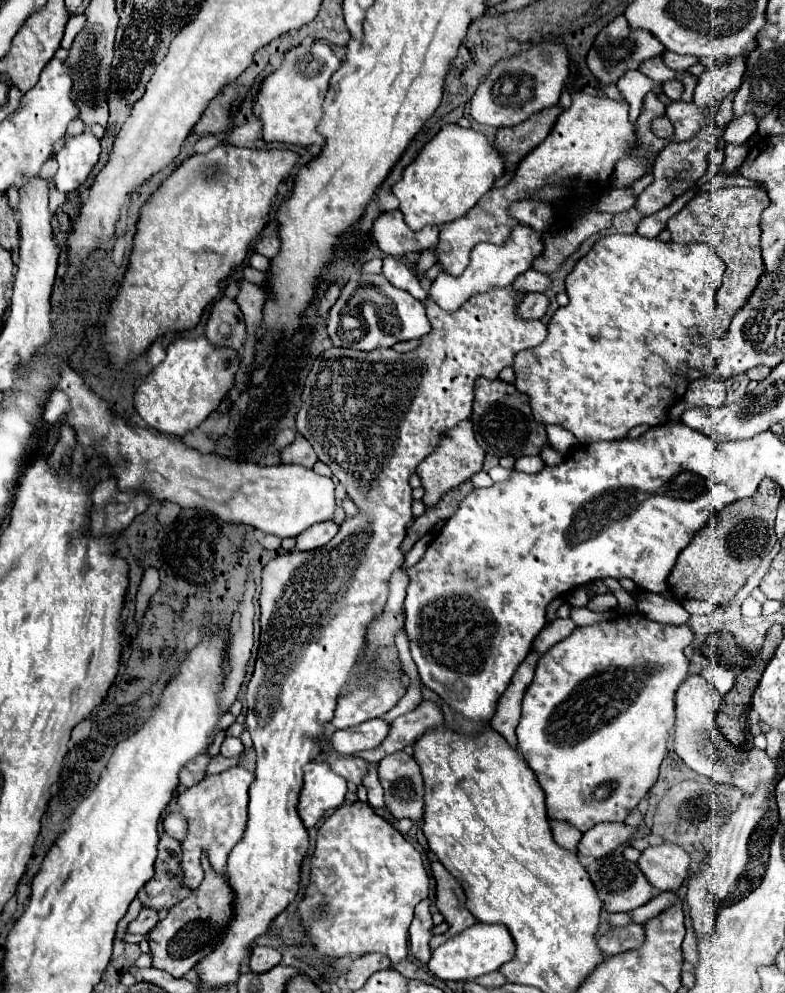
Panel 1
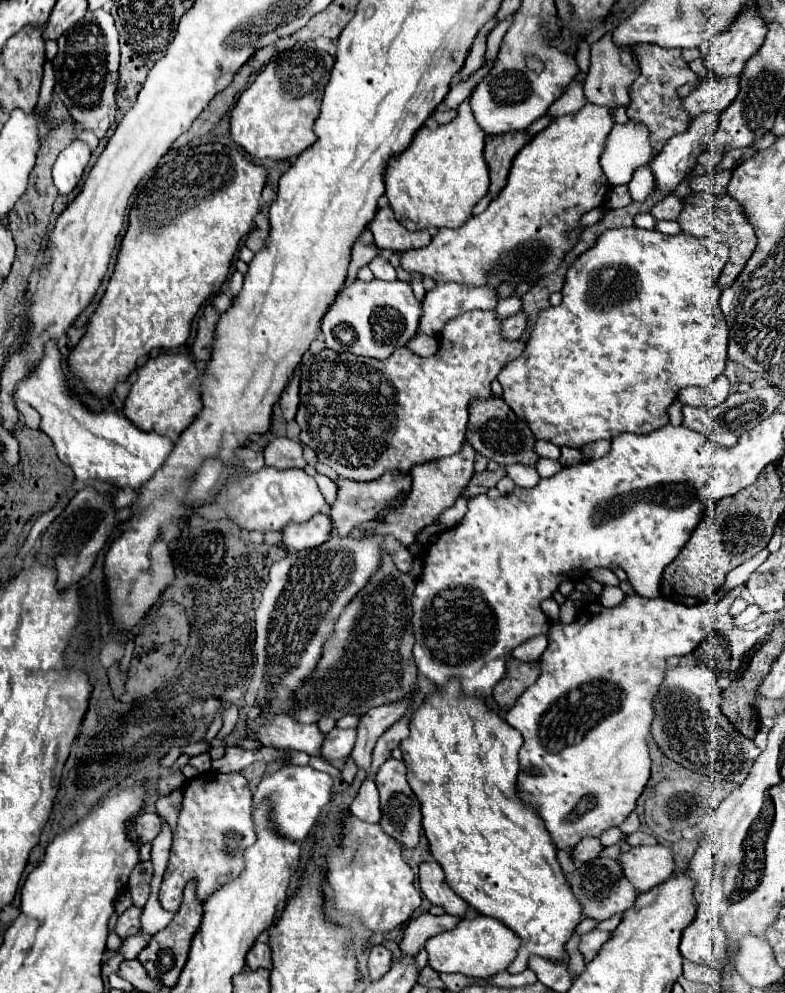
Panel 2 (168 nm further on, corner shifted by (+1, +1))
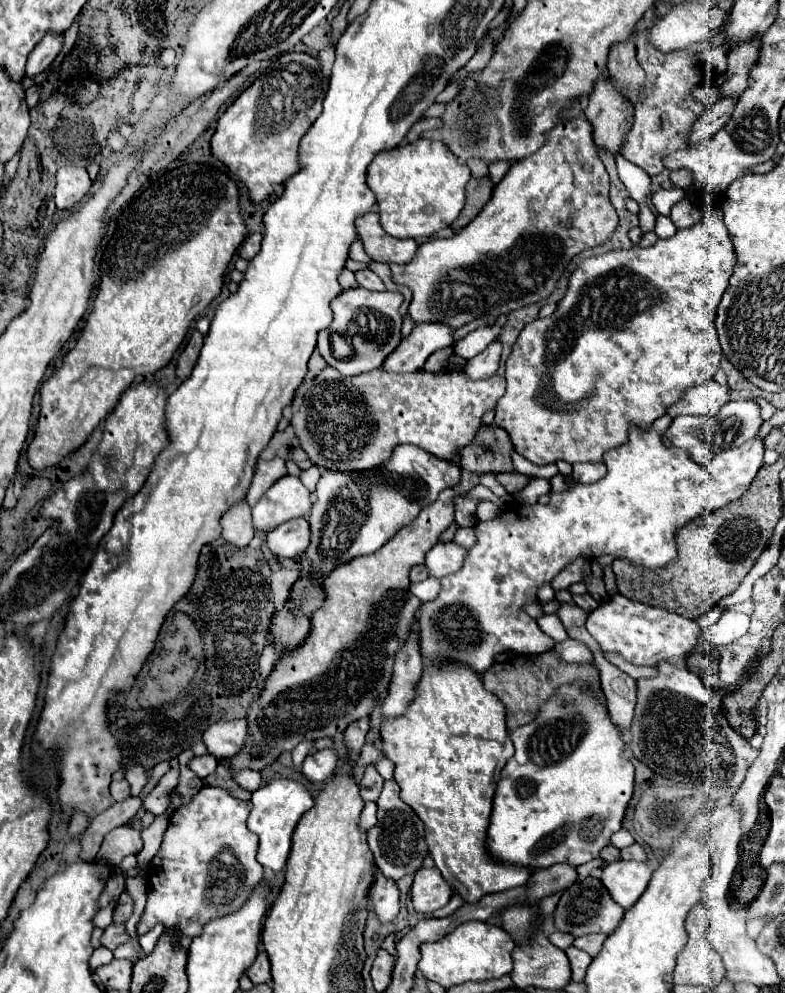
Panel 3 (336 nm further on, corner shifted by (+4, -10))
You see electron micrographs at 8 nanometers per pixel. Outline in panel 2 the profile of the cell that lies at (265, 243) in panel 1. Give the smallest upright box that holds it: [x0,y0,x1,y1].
[246,228,268,252]

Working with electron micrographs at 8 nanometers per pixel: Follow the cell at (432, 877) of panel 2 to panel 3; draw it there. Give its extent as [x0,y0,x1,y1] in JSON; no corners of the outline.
[411,867,453,913]

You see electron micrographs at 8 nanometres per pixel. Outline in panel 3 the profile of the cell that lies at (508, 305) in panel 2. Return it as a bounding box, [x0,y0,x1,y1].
[455,325,501,359]

